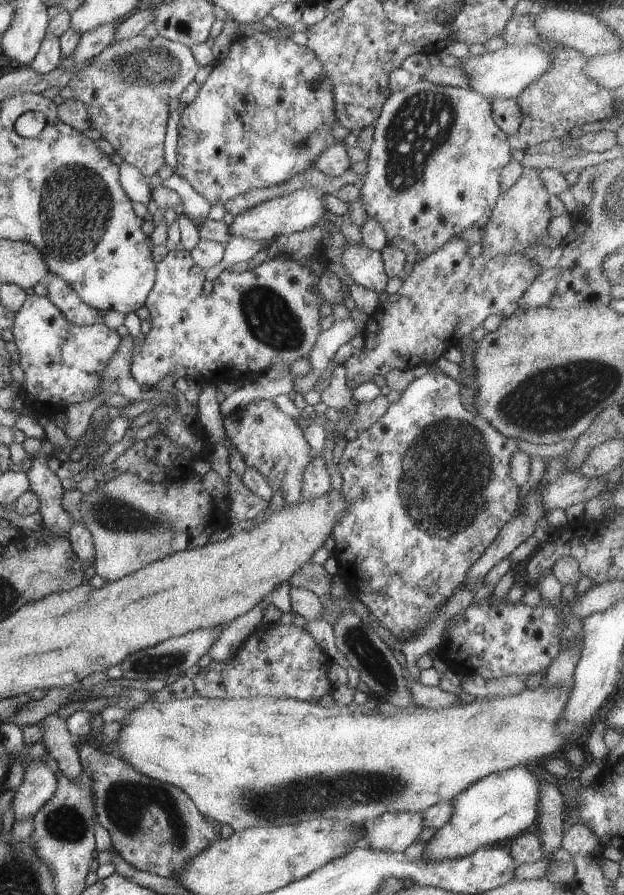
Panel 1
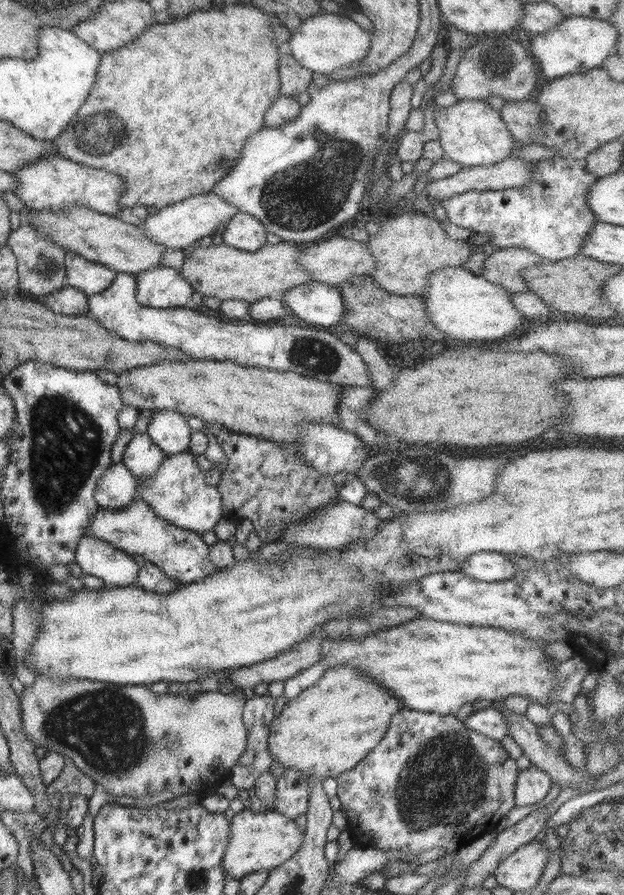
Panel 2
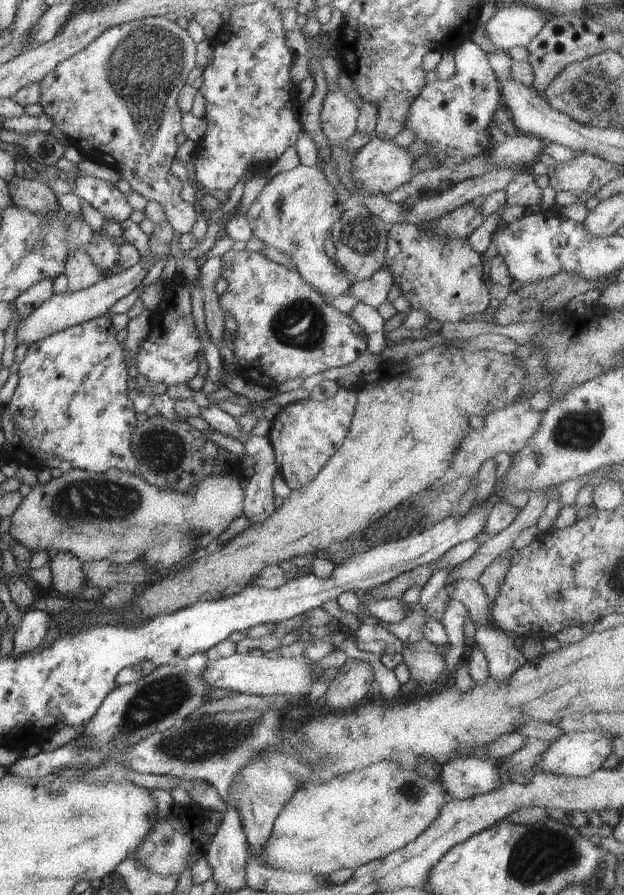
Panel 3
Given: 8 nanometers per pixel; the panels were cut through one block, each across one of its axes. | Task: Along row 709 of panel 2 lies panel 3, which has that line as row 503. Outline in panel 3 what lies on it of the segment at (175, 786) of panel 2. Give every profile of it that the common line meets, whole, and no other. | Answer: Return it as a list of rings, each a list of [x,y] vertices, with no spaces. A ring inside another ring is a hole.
[[[110,468],[102,473],[72,469],[64,471],[58,478],[52,477],[46,484],[37,483],[30,493],[23,497],[18,508],[11,514],[8,530],[14,541],[32,552],[71,552],[83,563],[88,561],[112,561],[116,564],[134,564],[144,560],[162,577],[176,564],[186,563],[195,553],[201,554],[217,542],[230,524],[240,518],[245,498],[241,486],[242,476],[208,476],[200,480],[188,493],[176,490],[158,490],[144,482],[137,473]]]

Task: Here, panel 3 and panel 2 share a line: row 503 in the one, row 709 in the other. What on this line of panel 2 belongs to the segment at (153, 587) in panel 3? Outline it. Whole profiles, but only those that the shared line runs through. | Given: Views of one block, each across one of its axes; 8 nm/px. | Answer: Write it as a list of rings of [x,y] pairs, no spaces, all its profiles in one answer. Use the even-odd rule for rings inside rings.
[[[340,665],[326,670],[312,687],[303,690],[293,700],[286,702],[282,712],[271,722],[268,738],[268,751],[272,760],[284,765],[285,769],[296,769],[304,776],[337,777],[342,772],[354,768],[370,750],[386,735],[390,720],[404,708],[402,699],[398,699],[390,689],[380,685],[370,675],[362,673],[362,669],[352,665]]]

